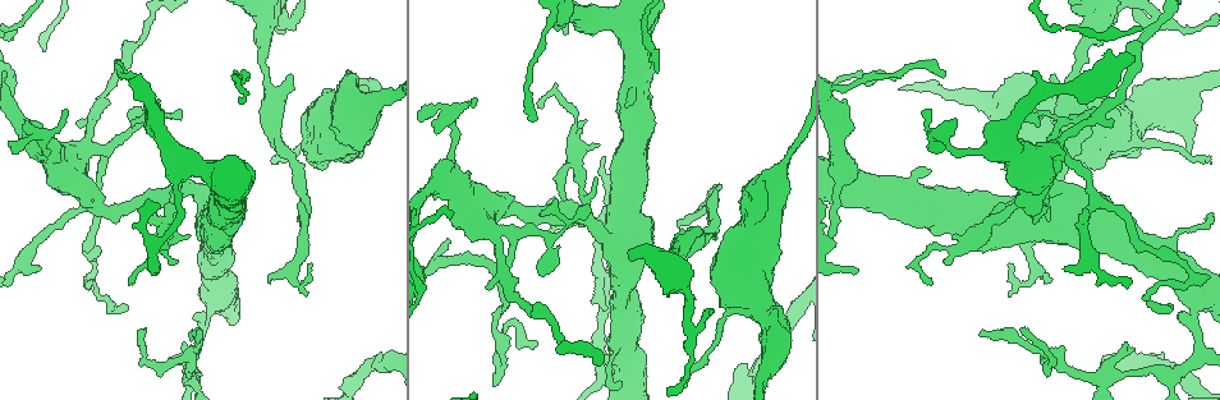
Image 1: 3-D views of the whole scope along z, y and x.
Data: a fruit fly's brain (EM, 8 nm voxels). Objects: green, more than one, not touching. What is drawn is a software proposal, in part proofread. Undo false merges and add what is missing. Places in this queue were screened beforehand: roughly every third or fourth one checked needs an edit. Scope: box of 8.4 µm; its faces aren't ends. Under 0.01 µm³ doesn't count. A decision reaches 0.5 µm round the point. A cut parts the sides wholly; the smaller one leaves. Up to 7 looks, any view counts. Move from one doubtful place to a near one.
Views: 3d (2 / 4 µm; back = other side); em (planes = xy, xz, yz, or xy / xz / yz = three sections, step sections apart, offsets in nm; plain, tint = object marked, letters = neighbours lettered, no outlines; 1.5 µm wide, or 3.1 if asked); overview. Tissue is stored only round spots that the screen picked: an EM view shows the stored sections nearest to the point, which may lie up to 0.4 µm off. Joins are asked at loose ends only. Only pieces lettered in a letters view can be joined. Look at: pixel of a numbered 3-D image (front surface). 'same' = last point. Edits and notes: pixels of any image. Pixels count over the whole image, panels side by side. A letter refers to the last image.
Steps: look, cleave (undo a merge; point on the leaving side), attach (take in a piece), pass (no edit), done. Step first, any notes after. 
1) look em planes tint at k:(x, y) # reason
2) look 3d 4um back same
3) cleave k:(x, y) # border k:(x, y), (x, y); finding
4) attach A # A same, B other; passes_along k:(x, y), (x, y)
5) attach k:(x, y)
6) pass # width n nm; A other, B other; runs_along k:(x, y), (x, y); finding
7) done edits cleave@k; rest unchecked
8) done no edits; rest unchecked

look em planes letters at 1:(939, 76) # thin end

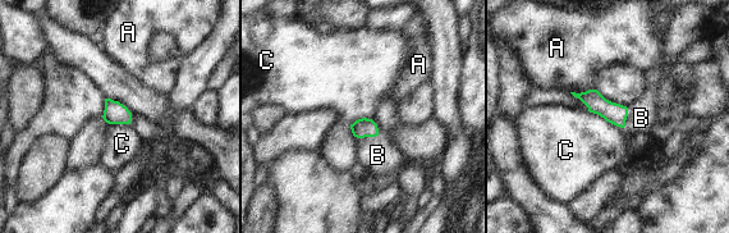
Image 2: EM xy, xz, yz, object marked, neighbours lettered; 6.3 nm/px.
attach 2:(377, 155) # longest_contact C 240 nm; A other, B same, C other; passes_along 2:(361, 128), (366, 136), (377, 155); it goes on there

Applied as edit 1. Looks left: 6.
look 3d 2um at 1:(596, 177) # an open end

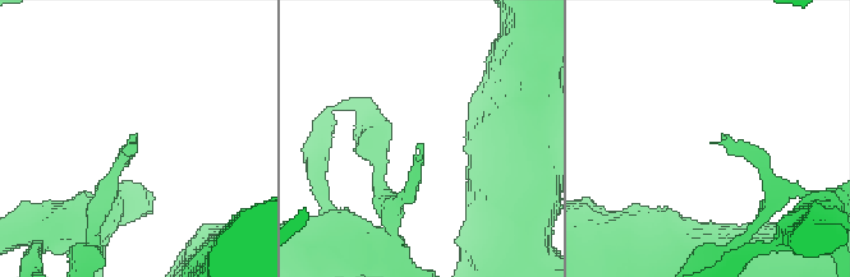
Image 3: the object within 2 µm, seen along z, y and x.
look em xy step 4 tint at 3:(420, 147) # now the EM

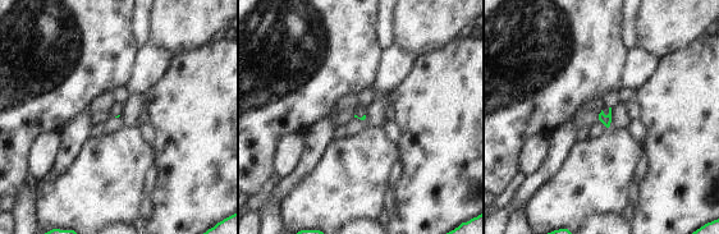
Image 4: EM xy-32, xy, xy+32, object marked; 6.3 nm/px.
look em planes letters same

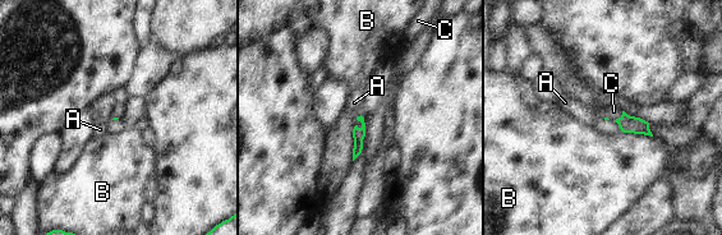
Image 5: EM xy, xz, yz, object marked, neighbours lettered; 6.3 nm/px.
attach 5:(614, 111) # A other, B other, C same; passes_along 5:(628, 124), (619, 118), (614, 111); the neuron continues

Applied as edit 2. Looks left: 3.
look overview # redraw

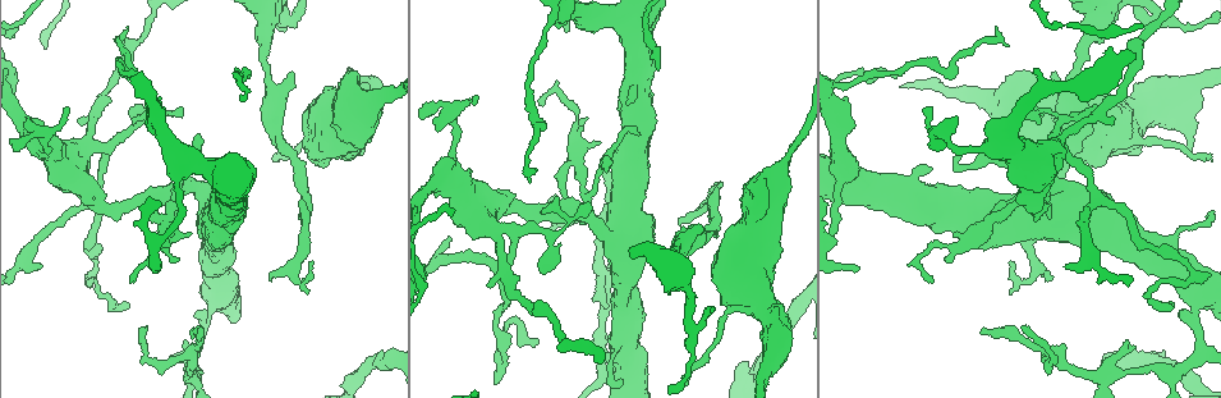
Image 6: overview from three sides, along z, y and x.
look 3d 4um at 6:(312, 260) # branch stops here

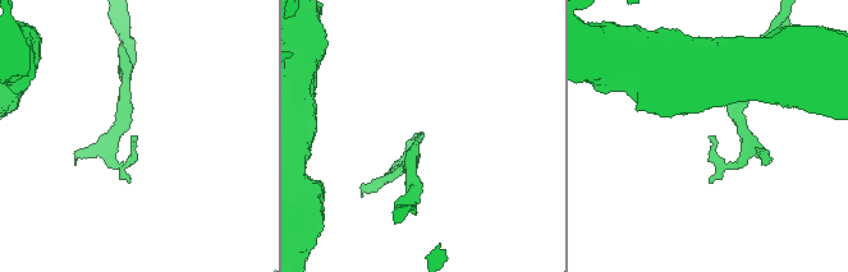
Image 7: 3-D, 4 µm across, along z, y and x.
look em yz step 8 letters at 7:(423, 134) # now the EM

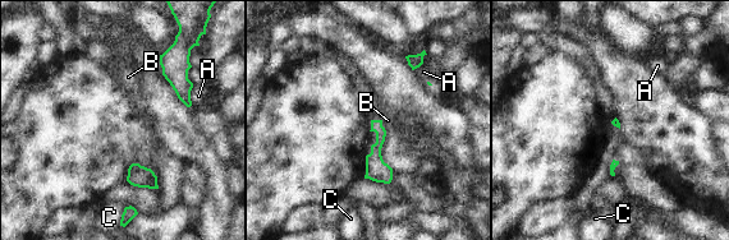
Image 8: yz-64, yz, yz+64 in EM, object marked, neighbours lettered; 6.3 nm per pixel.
pass # A other, B other, C other; no lettered piece goes on from it

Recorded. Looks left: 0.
done edits attach@2, attach@5; rest unchecked

